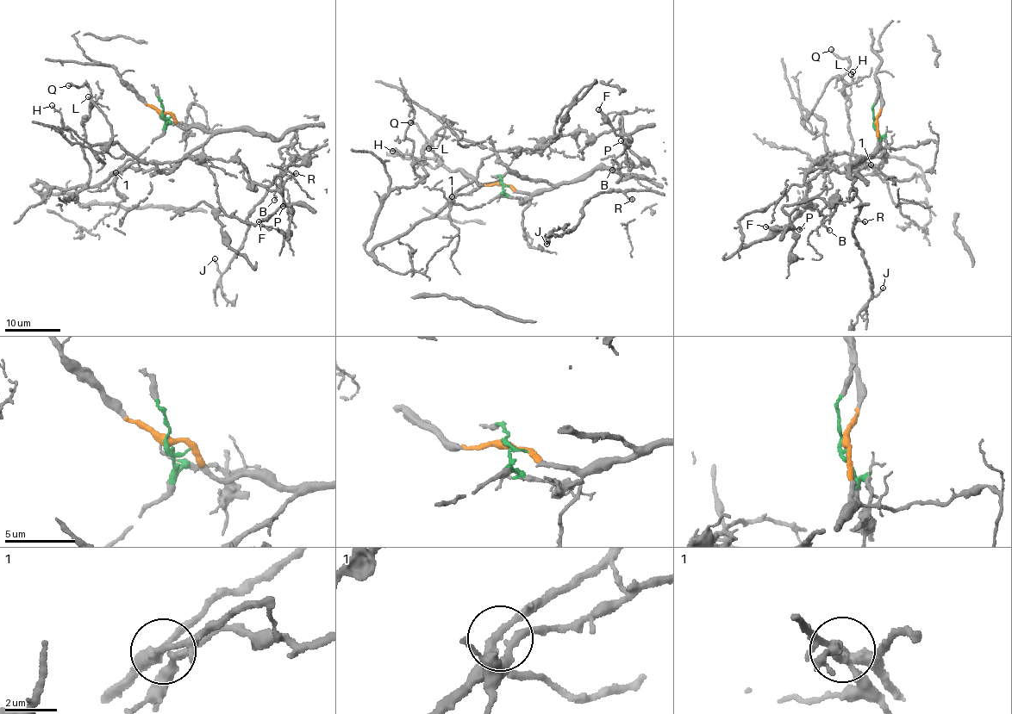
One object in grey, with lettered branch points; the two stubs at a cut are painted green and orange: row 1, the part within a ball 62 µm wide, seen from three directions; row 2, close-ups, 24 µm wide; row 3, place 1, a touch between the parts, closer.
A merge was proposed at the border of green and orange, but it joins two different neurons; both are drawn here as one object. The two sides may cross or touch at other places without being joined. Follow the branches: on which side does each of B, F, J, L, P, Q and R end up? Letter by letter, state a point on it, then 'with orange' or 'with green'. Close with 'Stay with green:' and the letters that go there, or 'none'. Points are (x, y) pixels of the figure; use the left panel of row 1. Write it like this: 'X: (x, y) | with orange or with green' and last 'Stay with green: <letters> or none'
B: (274, 200) | with orange
F: (259, 221) | with green
J: (215, 258) | with orange
L: (88, 96) | with green
P: (283, 206) | with green
Q: (68, 85) | with green
R: (296, 173) | with orange
Stay with green: F, L, P, Q

